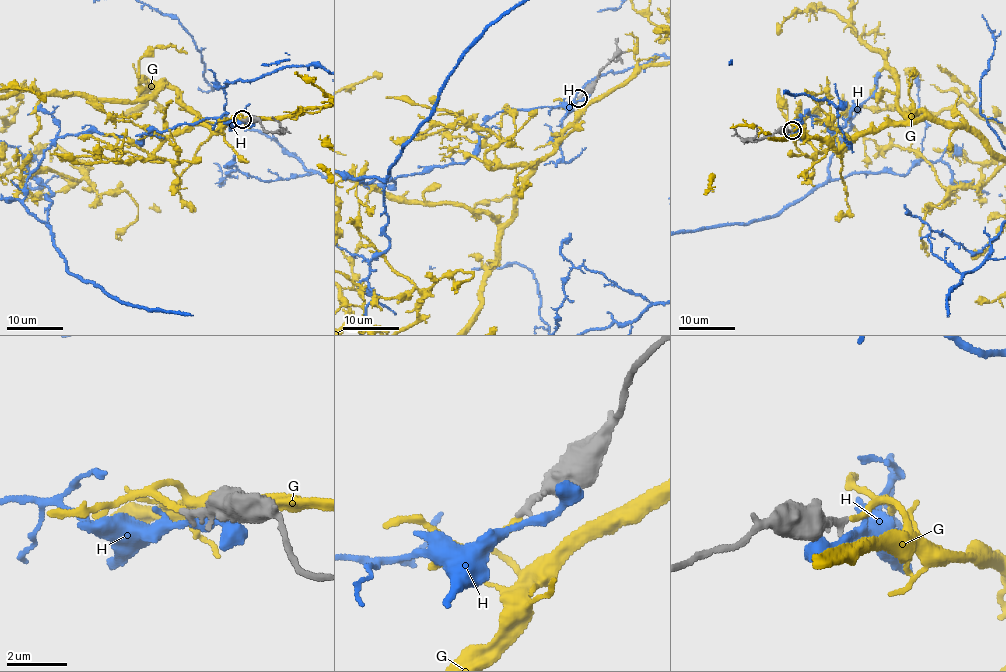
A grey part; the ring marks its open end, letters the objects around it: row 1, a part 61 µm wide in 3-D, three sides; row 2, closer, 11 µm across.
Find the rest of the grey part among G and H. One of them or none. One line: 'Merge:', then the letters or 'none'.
Merge: G

